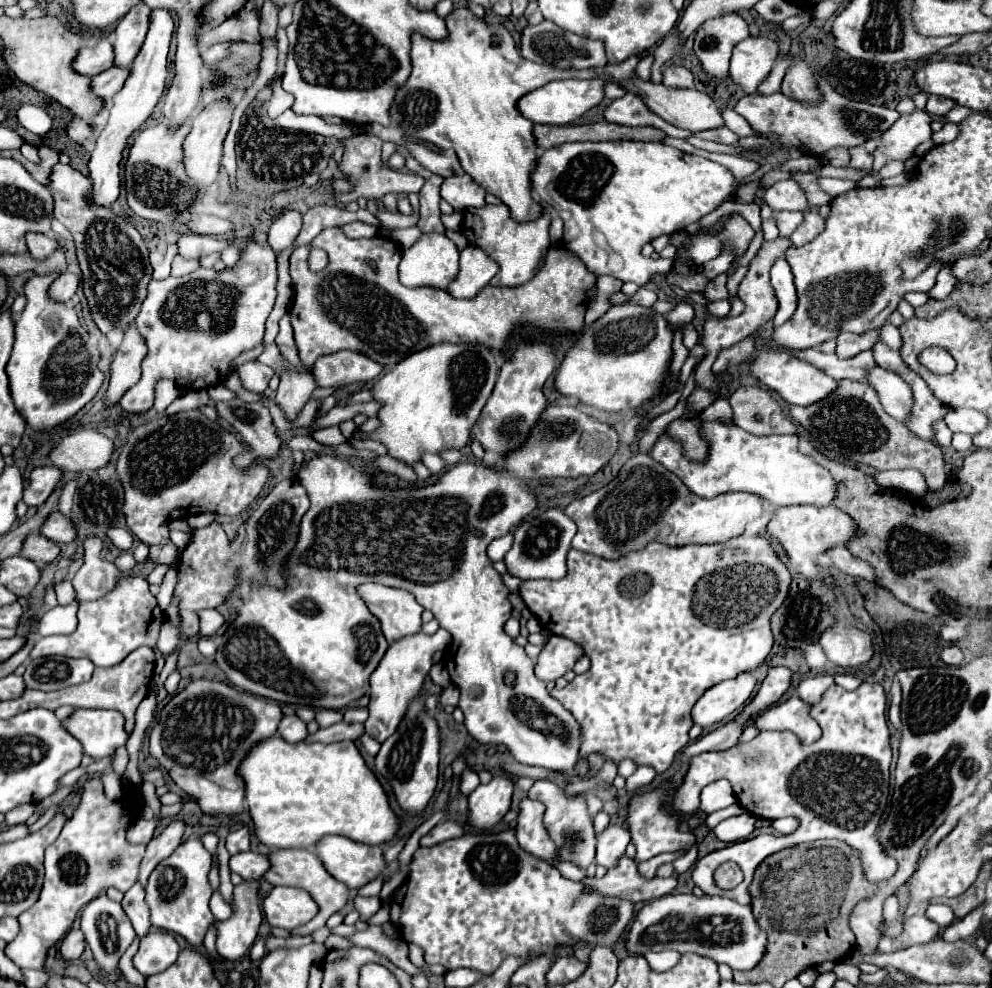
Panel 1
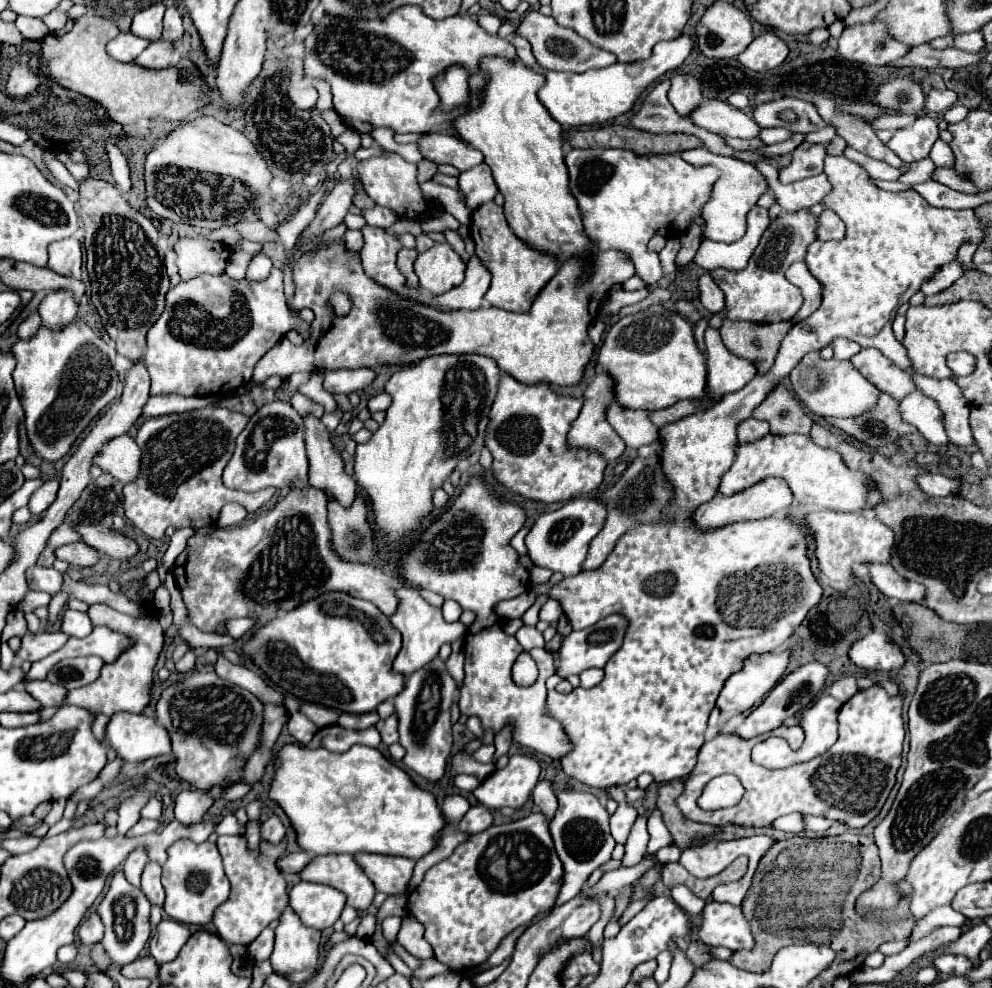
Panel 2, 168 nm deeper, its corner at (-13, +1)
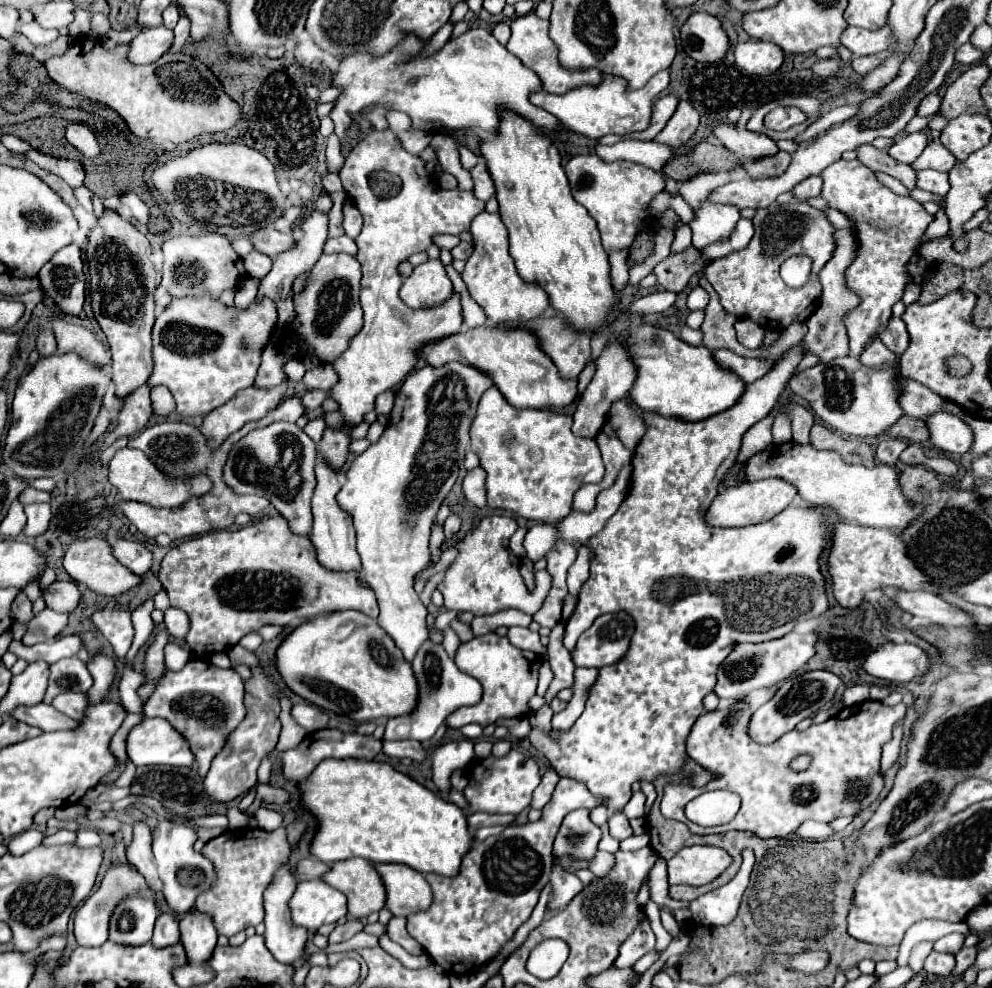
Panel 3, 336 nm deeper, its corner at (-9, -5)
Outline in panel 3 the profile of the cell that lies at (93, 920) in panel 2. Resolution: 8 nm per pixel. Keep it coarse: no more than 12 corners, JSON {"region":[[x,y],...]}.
{"region":[[128,861],[112,863],[76,911],[78,945],[108,939],[114,907],[150,885]]}

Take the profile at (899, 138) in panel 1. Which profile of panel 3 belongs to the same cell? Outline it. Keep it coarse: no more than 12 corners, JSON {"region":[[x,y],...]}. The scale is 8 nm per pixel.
{"region":[[912,133],[890,147],[902,163],[914,163],[928,143],[926,133]]}

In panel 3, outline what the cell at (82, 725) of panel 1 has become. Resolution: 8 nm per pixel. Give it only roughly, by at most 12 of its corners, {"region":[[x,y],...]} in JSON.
{"region":[[144,719],[128,735],[128,757],[140,765],[192,767],[182,733]]}

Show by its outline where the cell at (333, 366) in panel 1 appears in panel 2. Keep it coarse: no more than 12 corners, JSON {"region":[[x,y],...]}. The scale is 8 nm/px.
{"region":[[374,369],[326,371],[324,389],[354,393],[374,383]]}

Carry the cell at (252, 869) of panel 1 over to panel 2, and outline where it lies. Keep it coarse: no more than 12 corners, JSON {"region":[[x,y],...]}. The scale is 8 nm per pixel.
{"region":[[306,851],[286,853],[276,861],[282,873],[298,873],[310,861]]}

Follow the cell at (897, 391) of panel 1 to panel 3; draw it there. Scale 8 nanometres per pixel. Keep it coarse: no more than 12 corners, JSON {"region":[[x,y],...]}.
{"region":[[952,413],[928,421],[930,441],[948,453],[972,449],[972,429]]}

